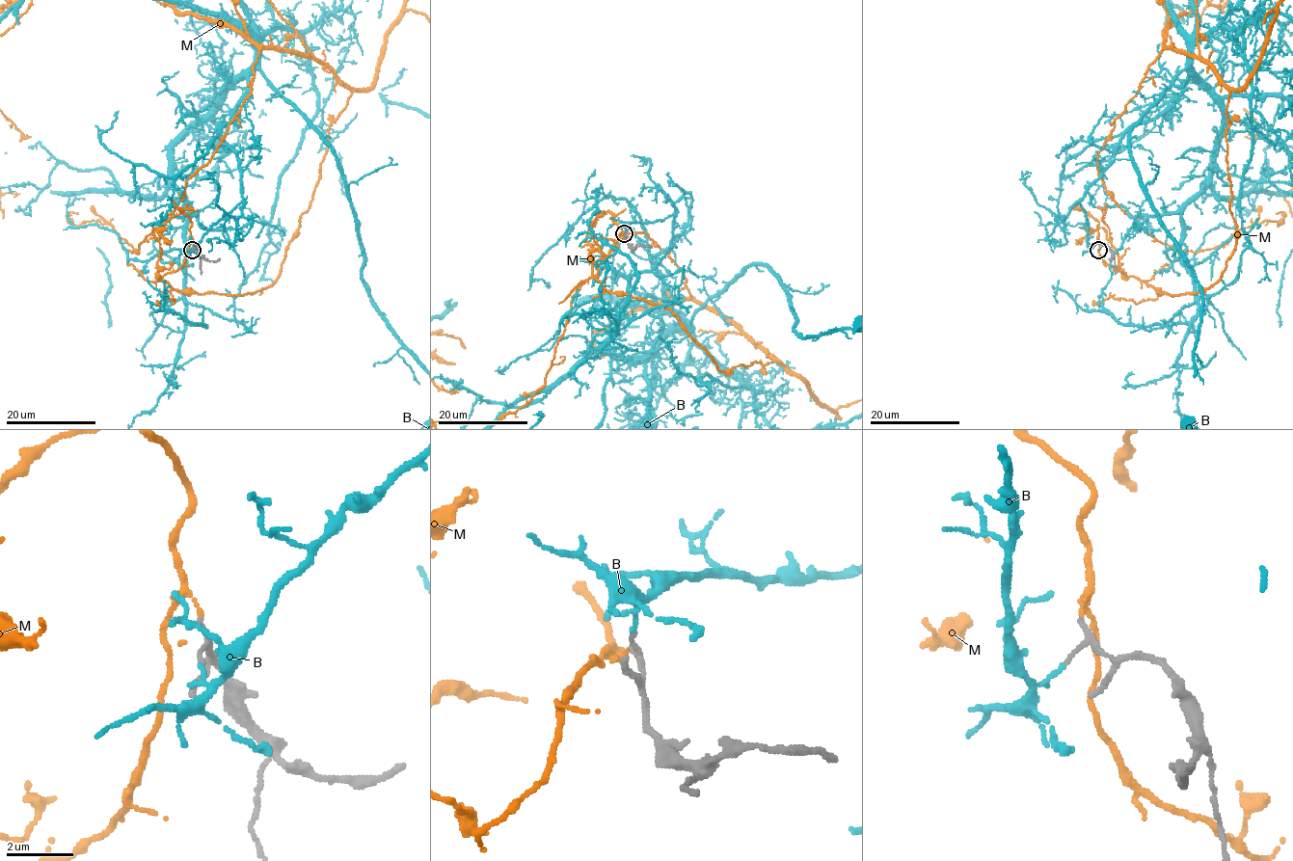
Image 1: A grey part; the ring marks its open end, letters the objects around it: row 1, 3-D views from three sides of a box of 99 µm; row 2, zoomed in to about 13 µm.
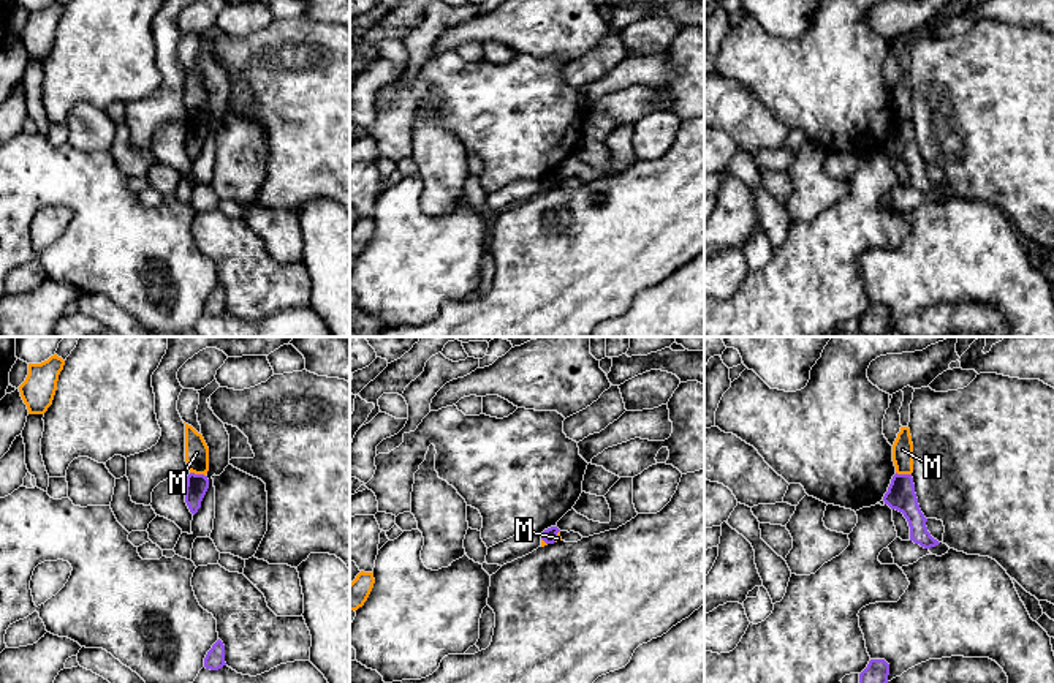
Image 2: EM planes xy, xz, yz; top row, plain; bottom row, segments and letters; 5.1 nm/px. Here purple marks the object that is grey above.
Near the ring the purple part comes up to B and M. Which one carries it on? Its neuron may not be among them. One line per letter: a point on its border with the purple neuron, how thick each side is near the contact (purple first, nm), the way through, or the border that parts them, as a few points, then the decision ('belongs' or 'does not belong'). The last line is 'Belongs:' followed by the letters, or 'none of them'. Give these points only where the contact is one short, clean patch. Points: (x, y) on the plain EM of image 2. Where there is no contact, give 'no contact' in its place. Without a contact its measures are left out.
B: no contact; does not belong
M: contact xy (198, 120); calibres 110 and 130 nm; border xy (190, 117), (204, 122); does not belong
Belongs: none of them

